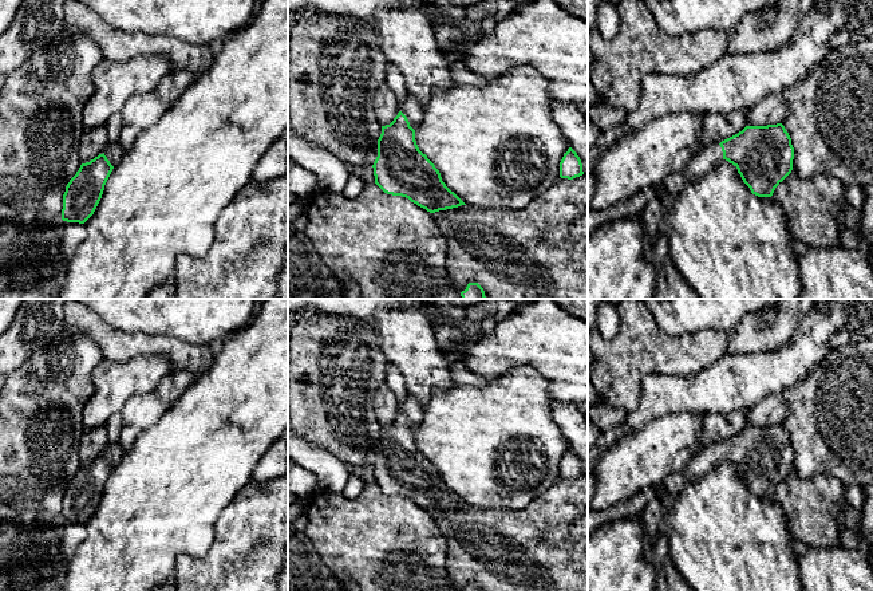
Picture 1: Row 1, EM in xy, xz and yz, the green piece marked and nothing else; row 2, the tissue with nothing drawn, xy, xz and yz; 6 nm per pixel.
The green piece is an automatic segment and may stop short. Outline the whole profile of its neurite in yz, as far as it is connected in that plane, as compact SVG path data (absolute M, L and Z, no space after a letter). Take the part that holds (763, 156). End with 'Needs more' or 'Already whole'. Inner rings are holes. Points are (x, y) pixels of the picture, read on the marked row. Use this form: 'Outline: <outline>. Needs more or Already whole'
Outline: M782 123L746 126L738 134L699 151L680 172L669 174L661 185L640 190L601 210L588 209L588 237L603 224L640 217L645 205L655 197L668 204L722 159L738 169L752 194L771 197L775 188L793 170L794 147Z. Needs more

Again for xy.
Outline: M114 145L108 146L103 154L80 165L63 194L63 221L84 224L94 214L104 185L122 155L122 147Z. Needs more

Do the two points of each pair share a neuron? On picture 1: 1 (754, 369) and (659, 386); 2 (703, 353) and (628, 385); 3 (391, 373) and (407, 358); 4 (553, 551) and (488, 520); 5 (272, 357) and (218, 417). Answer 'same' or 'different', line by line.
1: same
2: same
3: different
4: same
5: same

